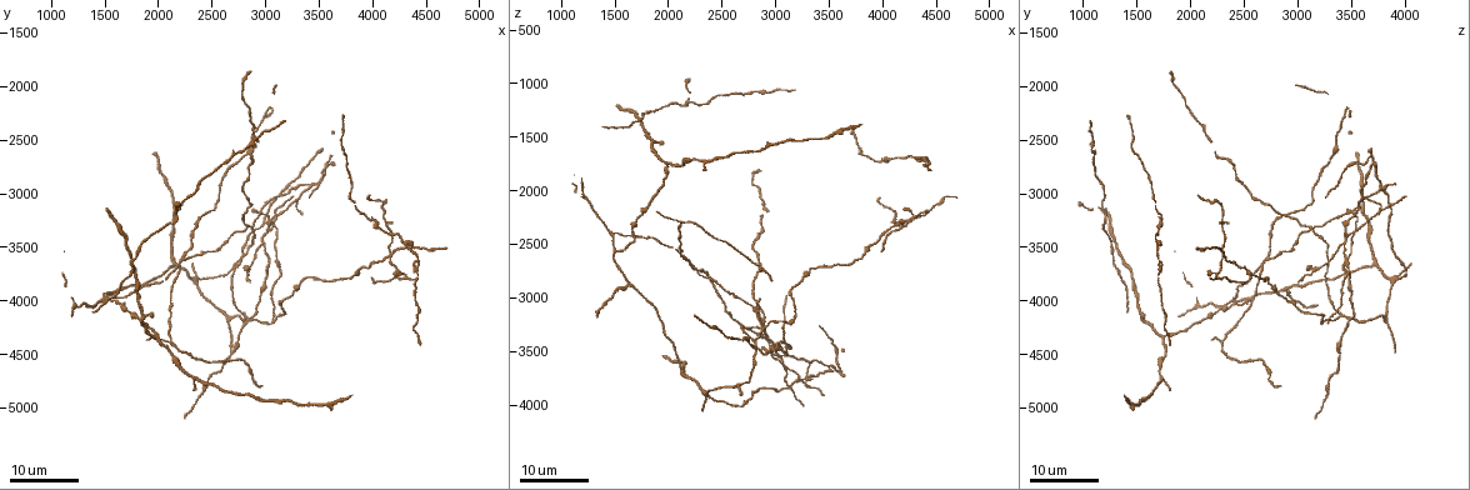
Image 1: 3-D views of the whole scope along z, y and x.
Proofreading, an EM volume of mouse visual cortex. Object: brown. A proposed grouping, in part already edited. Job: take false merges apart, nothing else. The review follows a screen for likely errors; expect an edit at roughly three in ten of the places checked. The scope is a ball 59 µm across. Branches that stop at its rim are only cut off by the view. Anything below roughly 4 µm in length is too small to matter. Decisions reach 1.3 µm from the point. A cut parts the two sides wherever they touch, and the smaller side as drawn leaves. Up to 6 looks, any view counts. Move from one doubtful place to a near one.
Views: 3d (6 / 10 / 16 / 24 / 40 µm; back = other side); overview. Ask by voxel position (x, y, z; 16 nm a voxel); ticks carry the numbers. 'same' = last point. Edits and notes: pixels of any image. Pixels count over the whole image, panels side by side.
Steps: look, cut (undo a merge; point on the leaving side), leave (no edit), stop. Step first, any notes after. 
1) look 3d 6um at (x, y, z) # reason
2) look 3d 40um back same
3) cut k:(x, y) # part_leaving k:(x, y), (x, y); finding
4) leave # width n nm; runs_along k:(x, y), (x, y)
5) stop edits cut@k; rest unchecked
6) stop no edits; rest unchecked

look 3d 24um at (2240, 3560, 2760) # arms part here

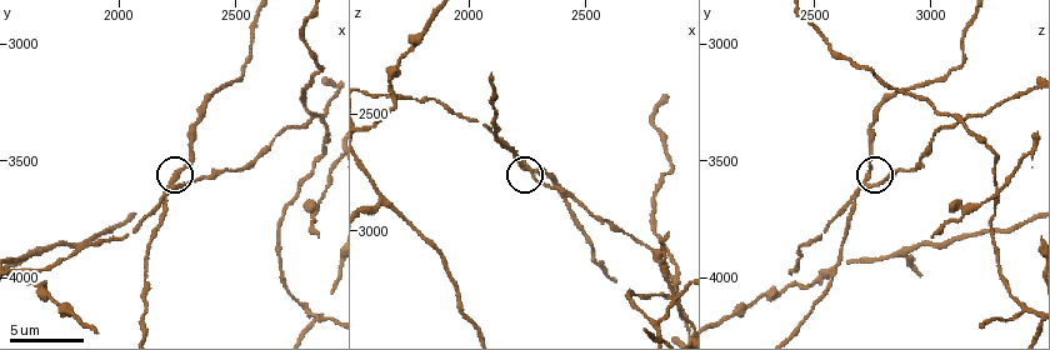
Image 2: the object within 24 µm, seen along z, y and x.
look 3d 10um at (2240, 3580, 2720) # closer look

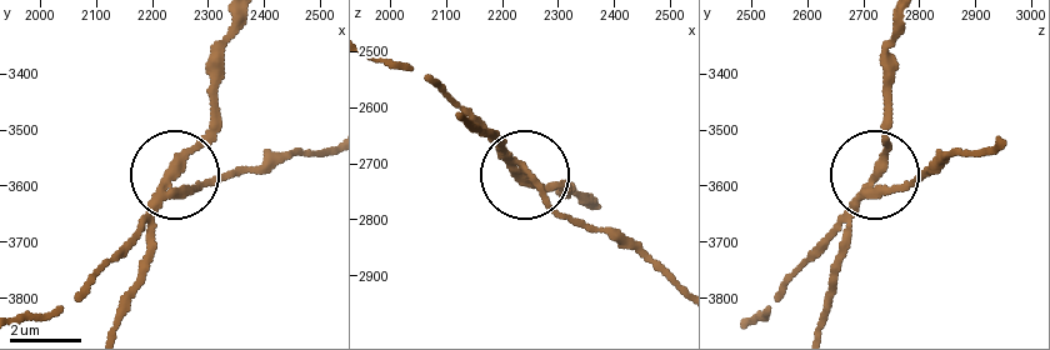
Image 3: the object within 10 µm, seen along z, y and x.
cut 3:(179, 163) # arms 3; part_leaving 3:(159, 201), (210, 124), (213, 53), (228, 25); two cells meet here

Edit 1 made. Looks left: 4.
look 3d 24um at (2160, 3660, 3720) # branch point

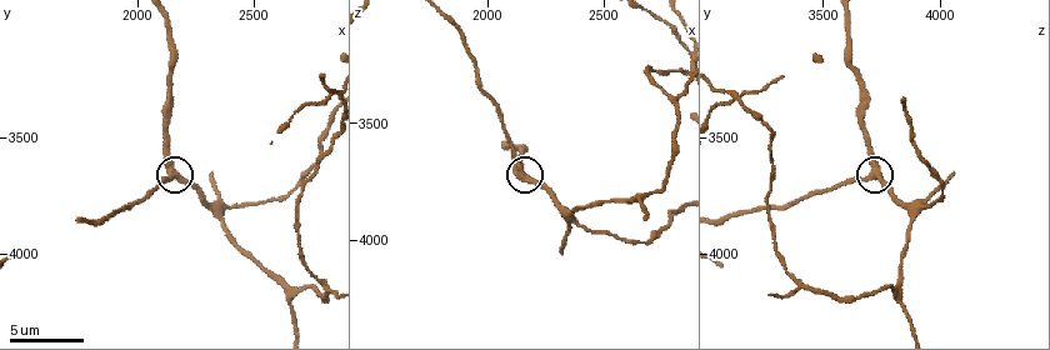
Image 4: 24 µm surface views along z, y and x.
look 3d 6um at (2150, 3640, 3710)

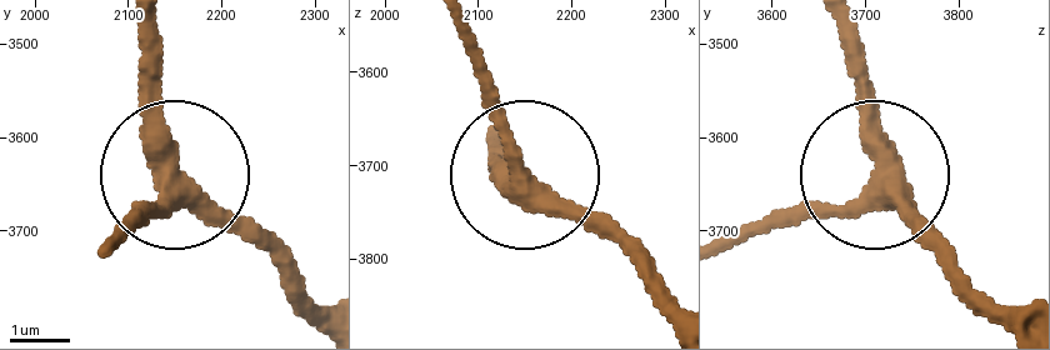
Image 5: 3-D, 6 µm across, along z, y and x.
leave # runs_along 5:(1001, 304), (873, 169), (853, 20); one cell here

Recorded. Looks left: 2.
look 3d 24um at (4160, 3600, 2320) # four arms meet

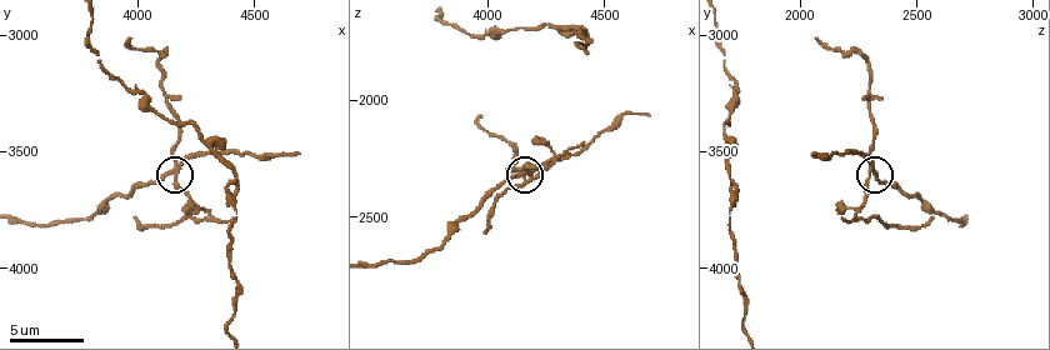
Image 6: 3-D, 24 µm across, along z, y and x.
look 3d 6um at (4150, 3600, 2310)

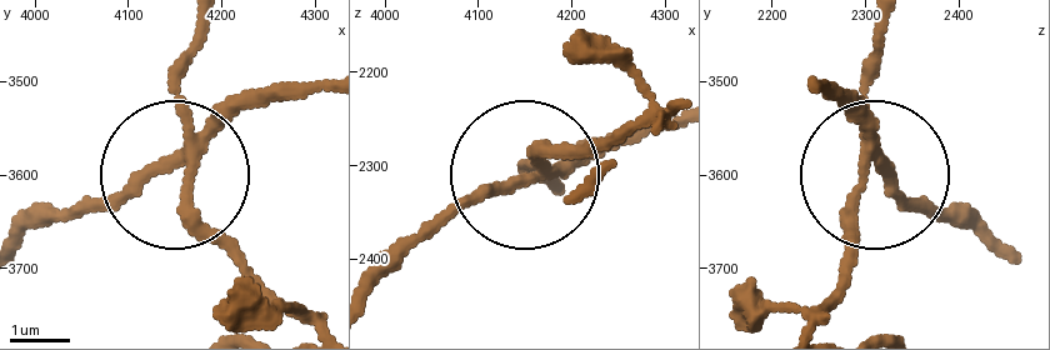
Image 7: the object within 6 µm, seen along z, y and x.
cut 7:(206, 240) # arms 4; part_leaving 7:(188, 141), (173, 71), (198, 28); a second cell is stuck on

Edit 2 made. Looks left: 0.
stop edits cut@3, cut@7; rest unchecked

